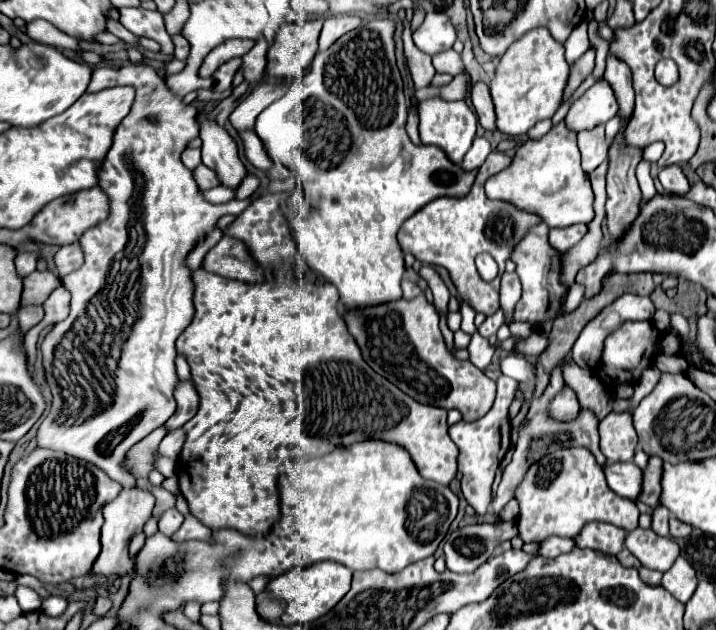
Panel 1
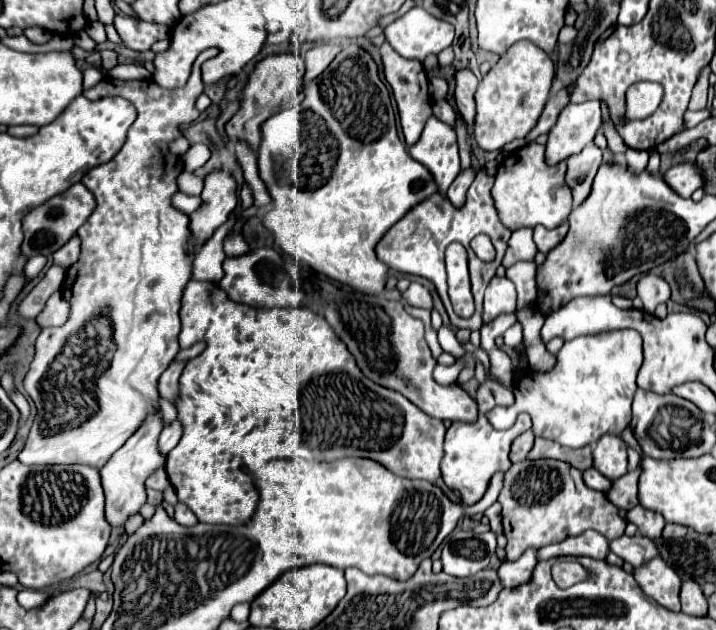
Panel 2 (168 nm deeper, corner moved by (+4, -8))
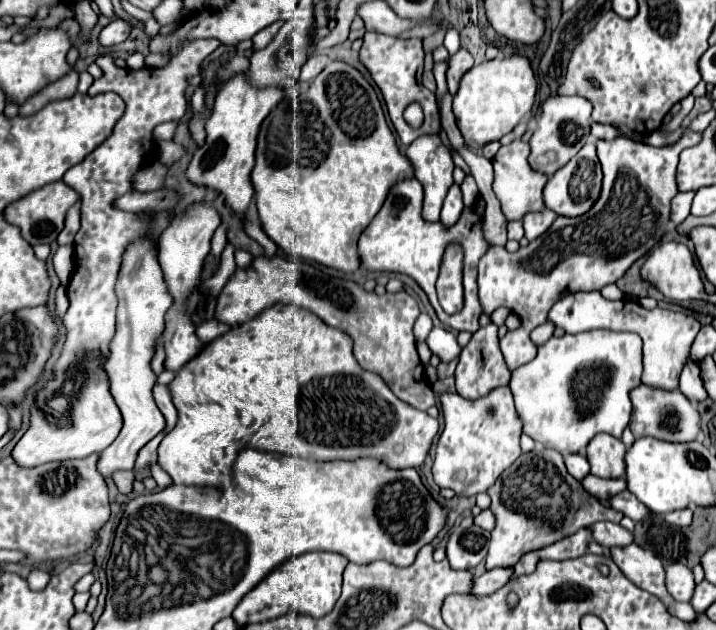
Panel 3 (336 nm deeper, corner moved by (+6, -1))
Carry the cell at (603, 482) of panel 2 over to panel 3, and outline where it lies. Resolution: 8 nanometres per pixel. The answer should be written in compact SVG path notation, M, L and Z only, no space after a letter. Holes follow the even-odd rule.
M564 453L564 463L570 475L574 475L574 479L578 481L582 481L590 473L590 463L582 453Z

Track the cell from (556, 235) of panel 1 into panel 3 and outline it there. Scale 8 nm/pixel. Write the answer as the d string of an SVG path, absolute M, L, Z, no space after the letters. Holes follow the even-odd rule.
M544 209L544 211L540 211L540 213L530 213L530 215L526 215L522 221L524 221L524 231L526 231L526 239L528 241L534 241L534 239L538 239L540 235L544 235L548 229L550 229L550 225L554 223L554 219L556 219L558 215L554 213L554 211L550 211L550 209Z

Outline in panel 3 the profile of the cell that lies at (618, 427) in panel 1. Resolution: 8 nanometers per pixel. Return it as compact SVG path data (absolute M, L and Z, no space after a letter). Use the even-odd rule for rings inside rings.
M598 433L588 443L588 461L590 461L590 473L598 477L624 477L624 453L626 447L620 439Z

